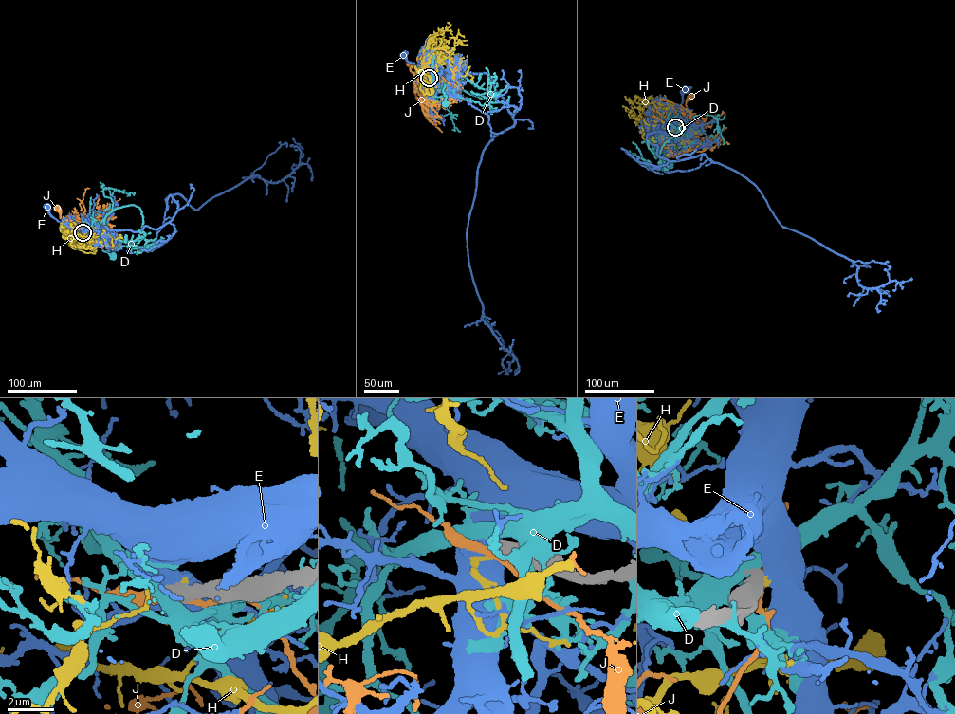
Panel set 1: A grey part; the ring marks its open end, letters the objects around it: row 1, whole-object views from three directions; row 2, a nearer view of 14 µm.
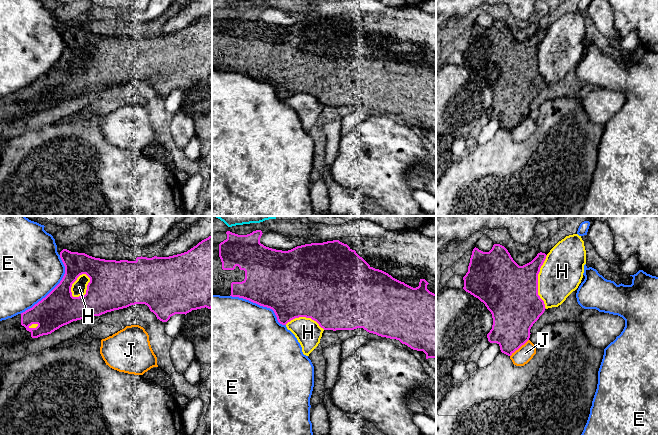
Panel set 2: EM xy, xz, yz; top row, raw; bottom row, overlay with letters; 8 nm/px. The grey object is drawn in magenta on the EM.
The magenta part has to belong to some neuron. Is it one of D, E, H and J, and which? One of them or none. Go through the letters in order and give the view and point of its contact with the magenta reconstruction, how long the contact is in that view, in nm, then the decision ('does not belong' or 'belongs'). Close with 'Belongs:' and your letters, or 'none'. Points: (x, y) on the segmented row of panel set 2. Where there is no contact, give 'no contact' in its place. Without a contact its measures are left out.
D: no contact | does not belong
E: xy (54, 288) | 550 nm | does not belong
H: xy (72, 283) | 220 nm | does not belong
J: yz (519, 347) | 200 nm | does not belong
Belongs: none

